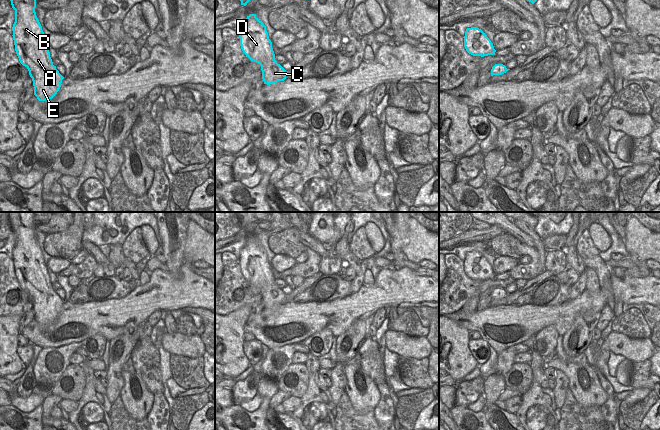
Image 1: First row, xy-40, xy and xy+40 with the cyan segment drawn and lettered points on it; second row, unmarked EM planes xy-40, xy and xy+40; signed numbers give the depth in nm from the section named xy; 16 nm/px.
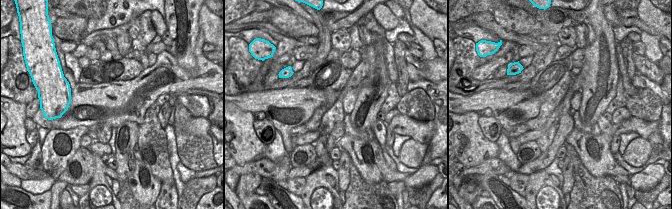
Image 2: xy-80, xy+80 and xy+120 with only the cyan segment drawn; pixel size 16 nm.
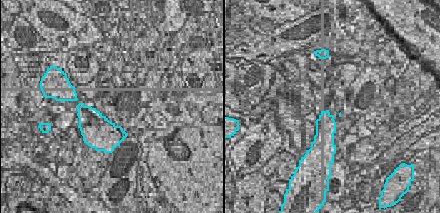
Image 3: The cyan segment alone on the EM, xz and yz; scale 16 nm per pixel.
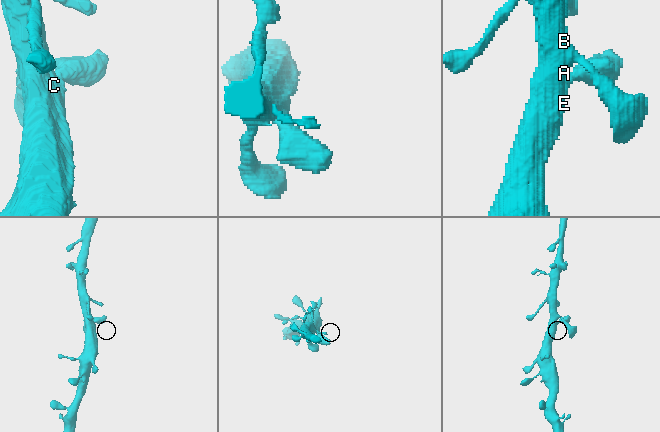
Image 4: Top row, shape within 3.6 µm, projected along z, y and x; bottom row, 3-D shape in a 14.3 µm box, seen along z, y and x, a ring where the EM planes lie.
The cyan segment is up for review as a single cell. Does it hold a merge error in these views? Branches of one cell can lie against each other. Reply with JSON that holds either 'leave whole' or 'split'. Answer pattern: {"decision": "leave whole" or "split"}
{"decision": "leave whole"}

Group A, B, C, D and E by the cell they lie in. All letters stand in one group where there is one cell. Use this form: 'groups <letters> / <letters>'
groups A B C D E

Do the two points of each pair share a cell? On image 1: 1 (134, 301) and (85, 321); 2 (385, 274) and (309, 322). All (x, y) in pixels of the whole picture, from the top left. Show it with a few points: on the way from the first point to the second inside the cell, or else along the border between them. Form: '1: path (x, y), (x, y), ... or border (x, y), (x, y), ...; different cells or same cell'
1: path (122, 313), (116, 317), (97, 318); same cell
2: path (371, 294), (360, 305), (345, 311), (329, 312); same cell

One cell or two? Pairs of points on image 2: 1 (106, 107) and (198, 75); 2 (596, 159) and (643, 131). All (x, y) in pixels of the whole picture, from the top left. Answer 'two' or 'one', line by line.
1: one
2: one

